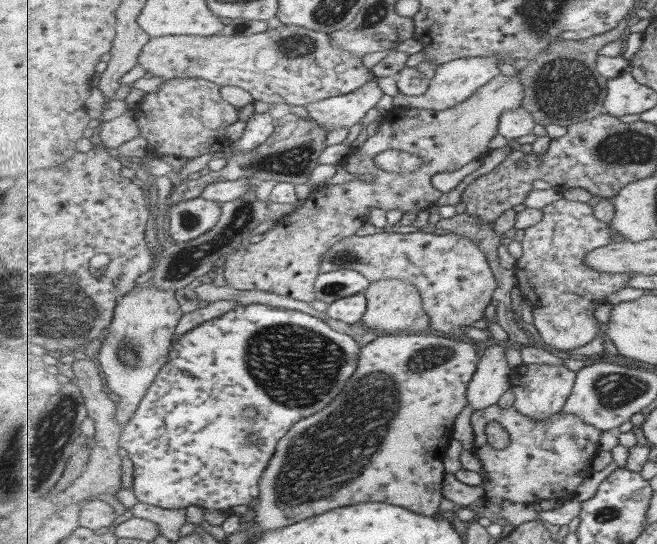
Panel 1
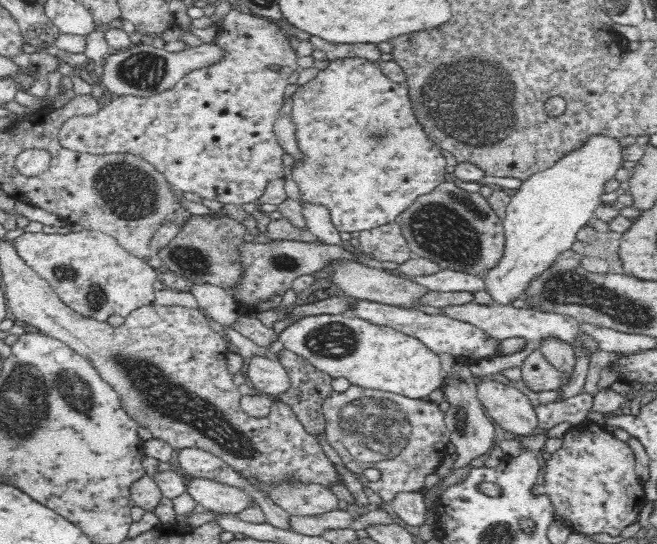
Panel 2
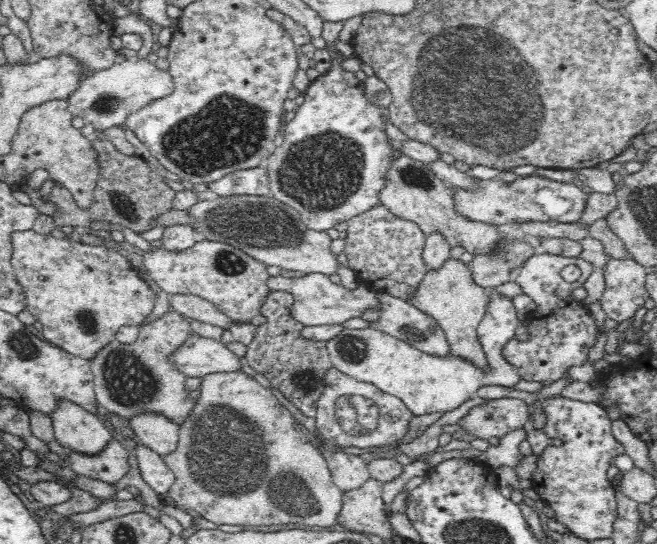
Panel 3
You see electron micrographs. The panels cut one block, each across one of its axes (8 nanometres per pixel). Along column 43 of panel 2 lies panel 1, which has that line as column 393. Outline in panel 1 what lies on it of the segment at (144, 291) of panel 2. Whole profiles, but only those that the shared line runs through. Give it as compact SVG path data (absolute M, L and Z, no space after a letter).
M415 231L412 233L374 233L372 235L353 235L333 245L325 255L321 272L333 272L340 268L351 269L361 272L367 276L370 283L383 279L405 279L415 283L423 295L423 307L431 317L431 328L441 333L460 335L467 340L462 328L472 326L473 322L483 318L487 304L491 302L491 296L497 288L497 280L491 272L489 260L485 252L479 246L473 244L467 237L460 237L450 232Z

